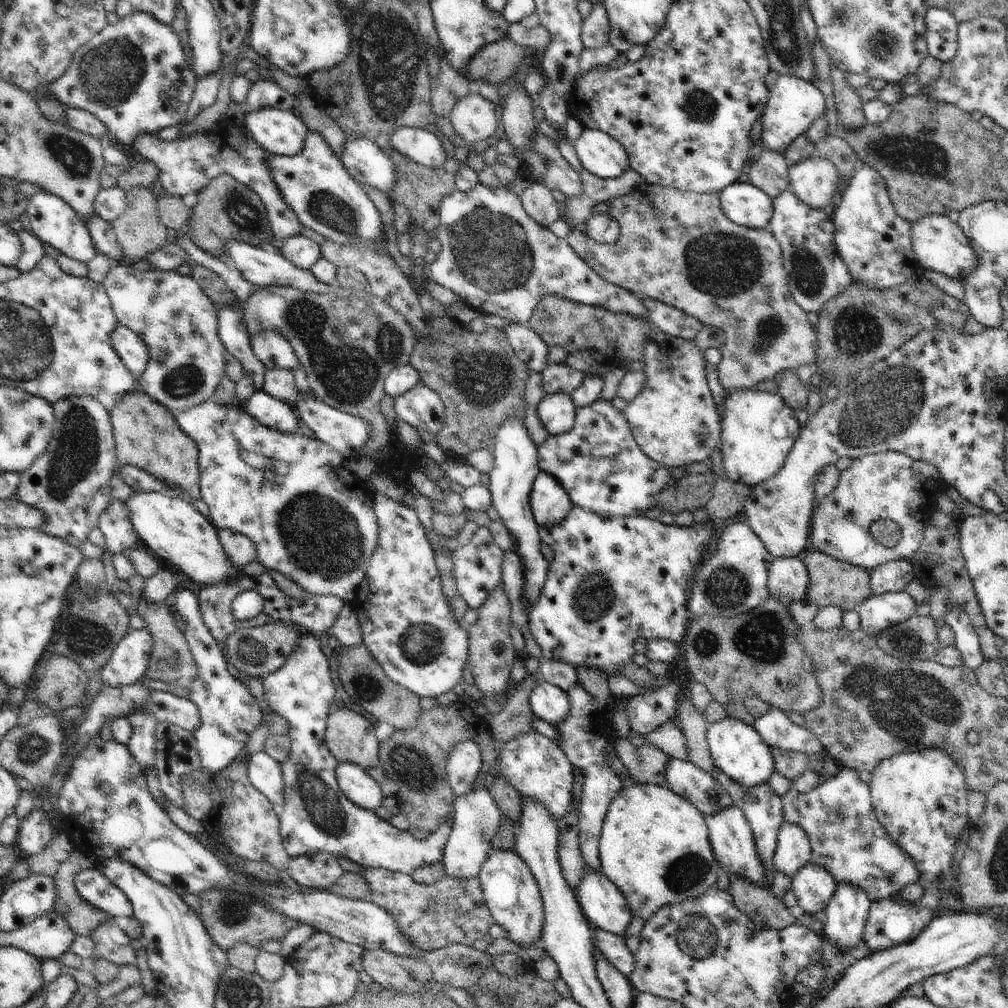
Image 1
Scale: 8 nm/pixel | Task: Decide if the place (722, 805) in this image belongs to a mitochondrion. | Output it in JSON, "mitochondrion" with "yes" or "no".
{"mitochondrion":"no"}

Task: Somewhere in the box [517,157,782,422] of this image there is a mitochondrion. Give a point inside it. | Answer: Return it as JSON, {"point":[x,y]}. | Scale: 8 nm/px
{"point":[718,264]}

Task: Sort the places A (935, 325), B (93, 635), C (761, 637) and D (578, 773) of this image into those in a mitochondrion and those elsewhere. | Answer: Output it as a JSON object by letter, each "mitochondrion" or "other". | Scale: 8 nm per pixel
{"A":"other","B":"mitochondrion","C":"mitochondrion","D":"other"}

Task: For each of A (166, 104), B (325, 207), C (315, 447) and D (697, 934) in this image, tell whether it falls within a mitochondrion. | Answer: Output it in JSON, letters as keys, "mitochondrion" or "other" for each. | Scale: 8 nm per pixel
{"A":"other","B":"mitochondrion","C":"other","D":"mitochondrion"}

